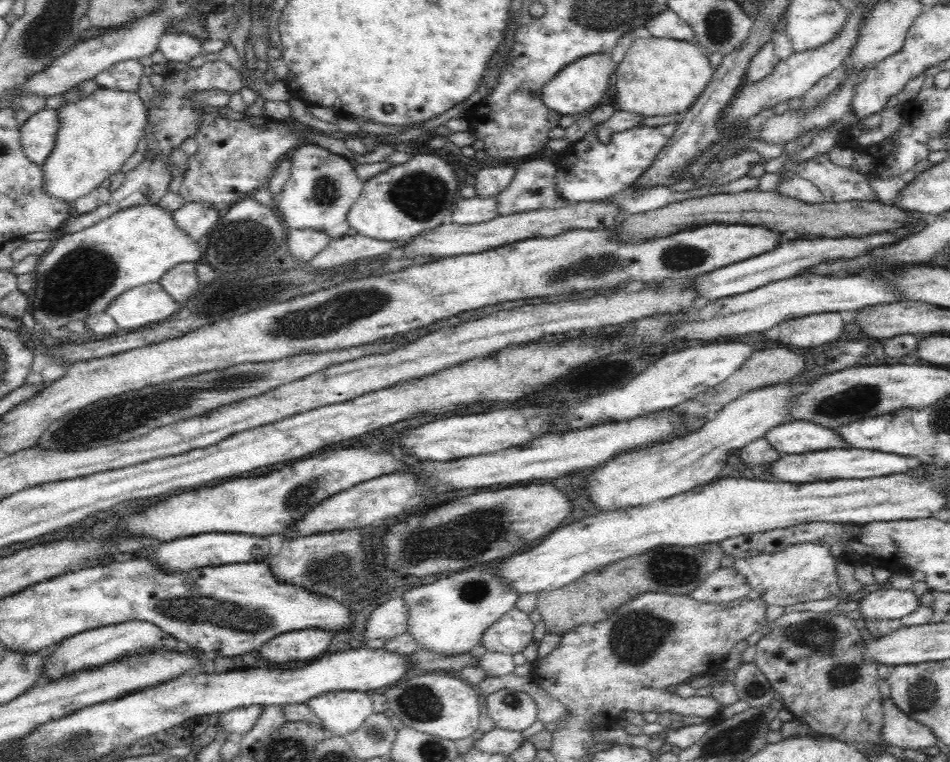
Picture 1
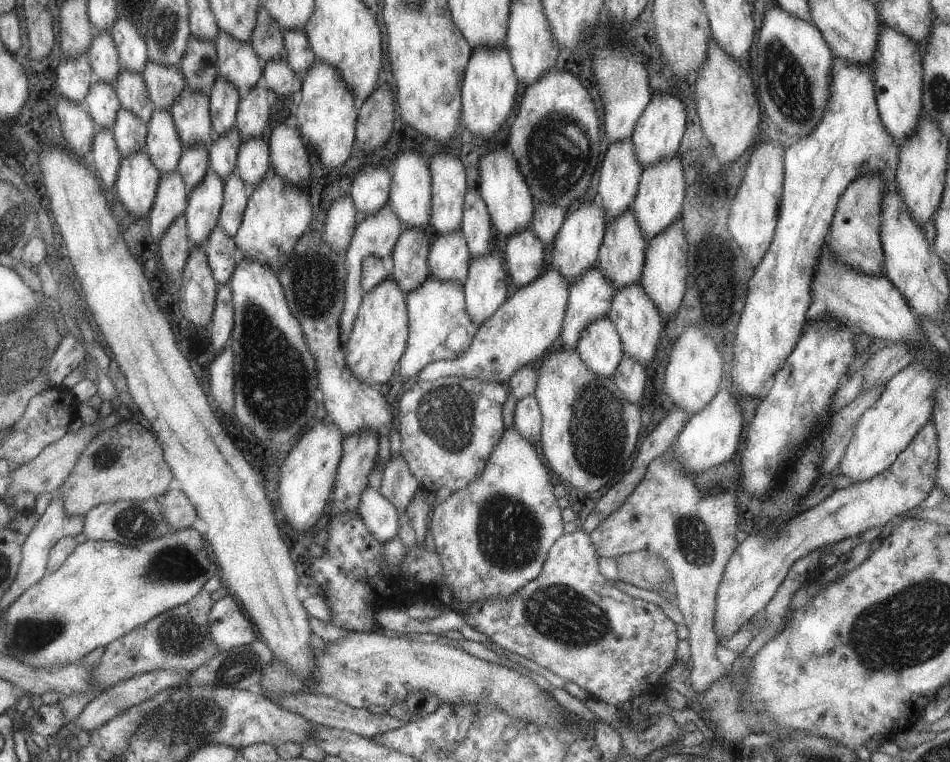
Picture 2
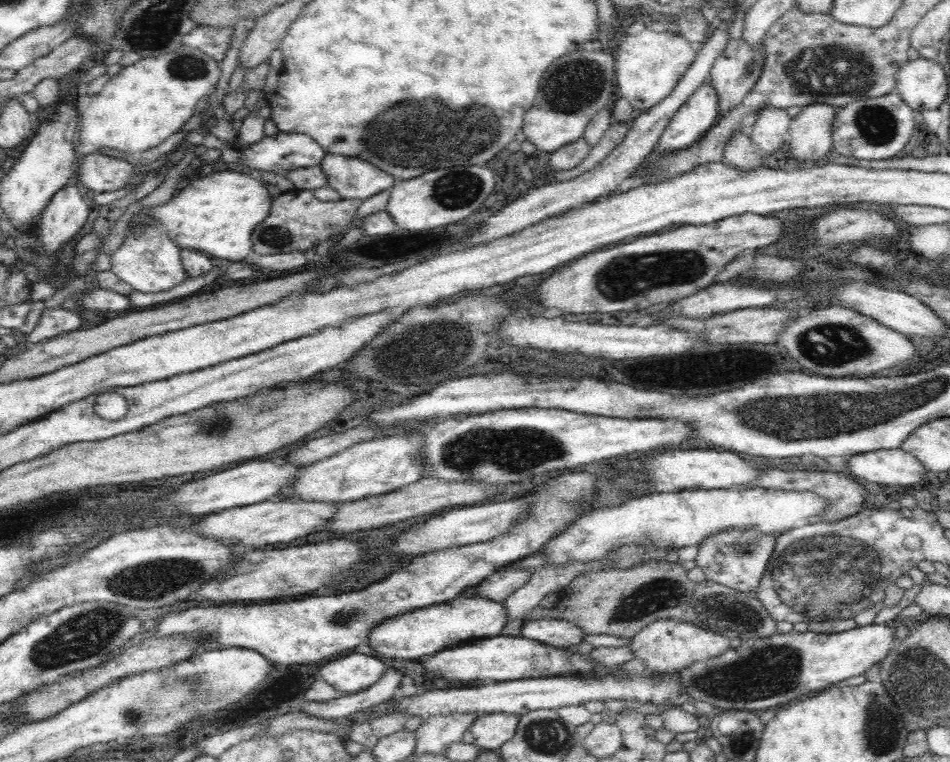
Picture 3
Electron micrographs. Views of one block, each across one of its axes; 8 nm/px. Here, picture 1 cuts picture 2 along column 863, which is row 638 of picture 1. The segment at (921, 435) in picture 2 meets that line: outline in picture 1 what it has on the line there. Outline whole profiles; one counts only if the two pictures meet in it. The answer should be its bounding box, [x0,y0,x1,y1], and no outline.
[481,607,534,654]

